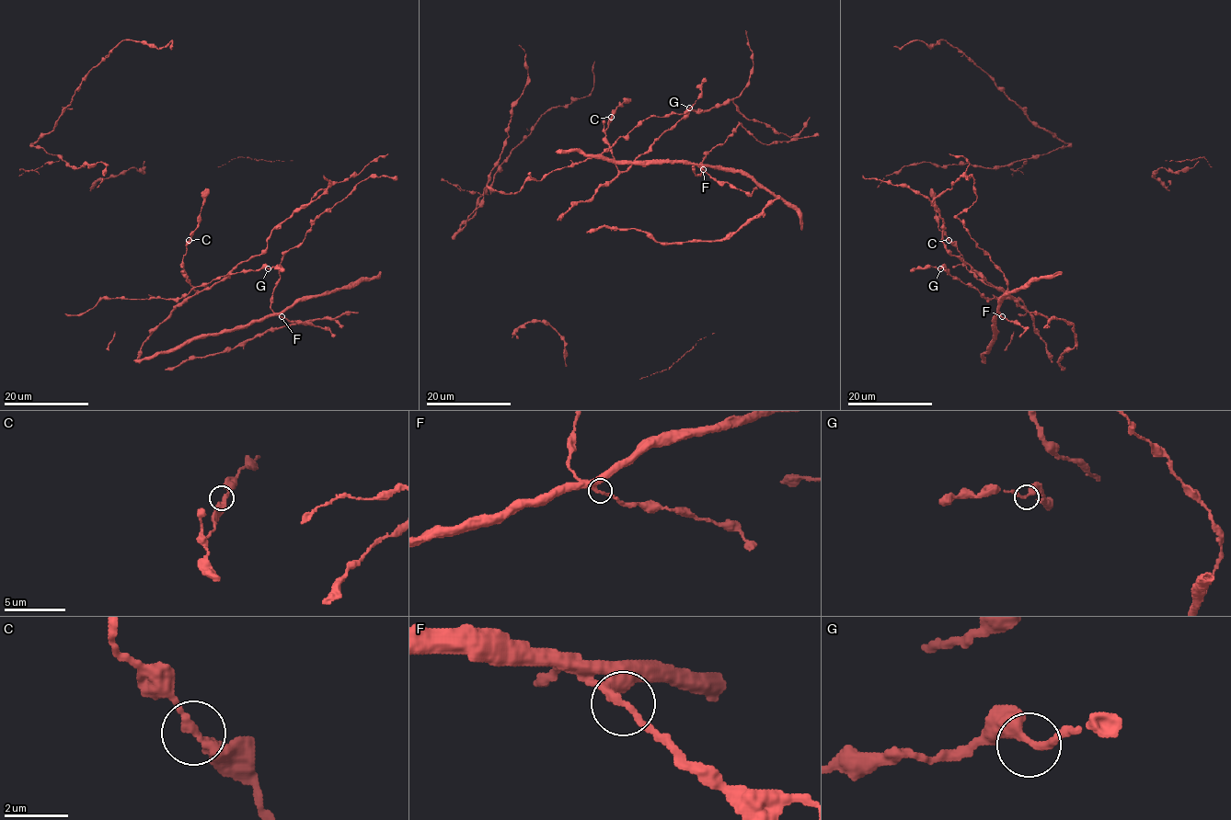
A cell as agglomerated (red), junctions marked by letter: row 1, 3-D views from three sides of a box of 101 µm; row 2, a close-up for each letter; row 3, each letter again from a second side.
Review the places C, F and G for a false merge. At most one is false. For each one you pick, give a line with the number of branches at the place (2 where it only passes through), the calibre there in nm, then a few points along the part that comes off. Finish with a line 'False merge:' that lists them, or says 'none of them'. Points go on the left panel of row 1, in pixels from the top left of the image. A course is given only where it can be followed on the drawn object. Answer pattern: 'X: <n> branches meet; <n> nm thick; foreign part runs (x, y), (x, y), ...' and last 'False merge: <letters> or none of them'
False merge: none of them

